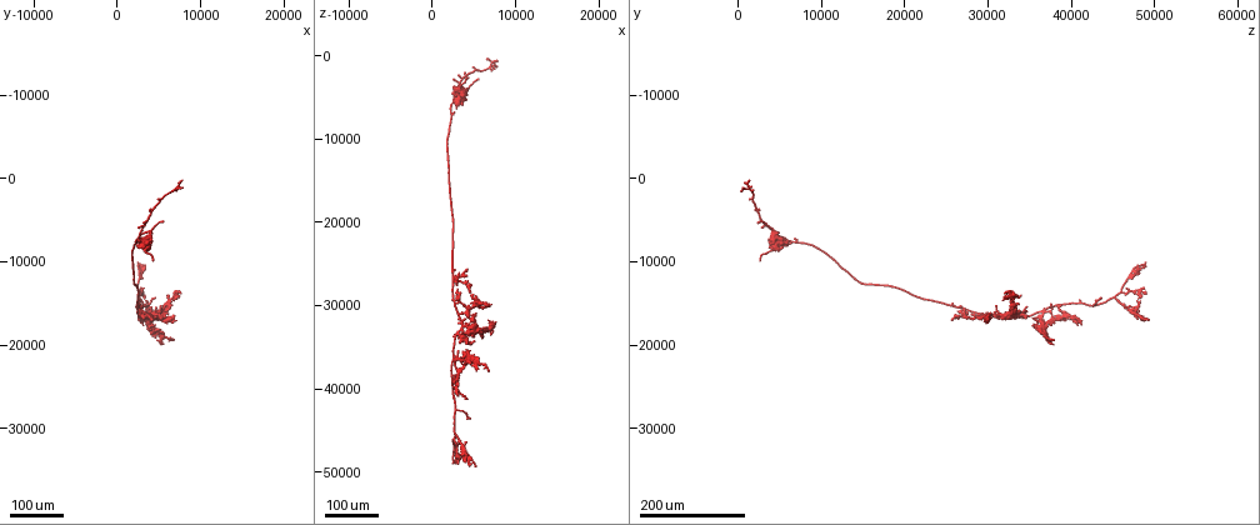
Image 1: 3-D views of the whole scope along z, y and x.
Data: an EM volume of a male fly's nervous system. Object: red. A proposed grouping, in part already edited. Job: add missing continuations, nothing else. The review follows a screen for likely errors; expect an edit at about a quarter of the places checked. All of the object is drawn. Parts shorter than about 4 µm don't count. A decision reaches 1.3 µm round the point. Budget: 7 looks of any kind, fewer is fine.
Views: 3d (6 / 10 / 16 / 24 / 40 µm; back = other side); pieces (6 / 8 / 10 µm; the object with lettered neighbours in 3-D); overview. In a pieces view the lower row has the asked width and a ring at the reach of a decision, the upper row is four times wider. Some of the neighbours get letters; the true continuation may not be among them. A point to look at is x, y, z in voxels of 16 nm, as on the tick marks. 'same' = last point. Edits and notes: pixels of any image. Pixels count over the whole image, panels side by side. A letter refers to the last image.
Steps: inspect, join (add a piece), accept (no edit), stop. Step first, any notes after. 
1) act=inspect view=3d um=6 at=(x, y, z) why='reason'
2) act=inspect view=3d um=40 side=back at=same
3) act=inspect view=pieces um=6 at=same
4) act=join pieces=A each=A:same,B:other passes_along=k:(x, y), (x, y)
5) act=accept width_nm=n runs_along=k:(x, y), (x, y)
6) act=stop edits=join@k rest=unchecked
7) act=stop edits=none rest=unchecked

act=inspect view=3d um=24 at=(5500, 16000, 34500) why='end of a long branch'

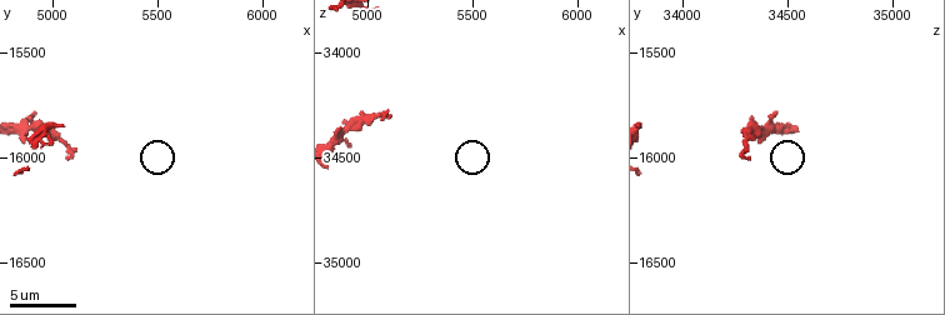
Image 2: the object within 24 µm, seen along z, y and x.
act=inspect view=pieces um=10 at=(5100, 15990, 34280)

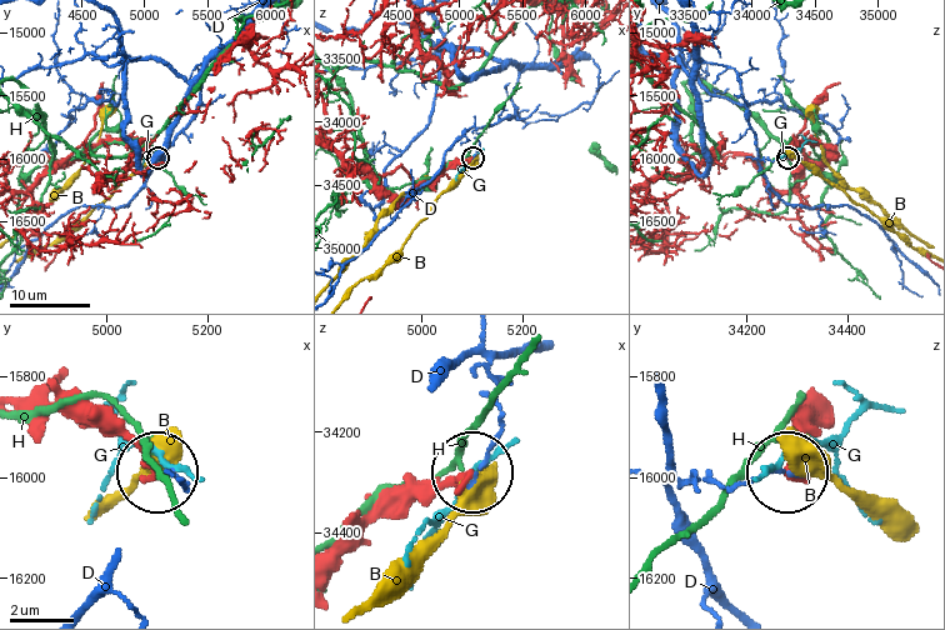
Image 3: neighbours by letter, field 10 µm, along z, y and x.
act=accept each=B:other,D:other,G:other,H:other runs_along=3:(336, 555), (376, 520), (470, 478) found='no lettered piece goes on from it'

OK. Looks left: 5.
act=inspect view=3d um=40 at=(4000, 6500, 4500) why='branch stops here'

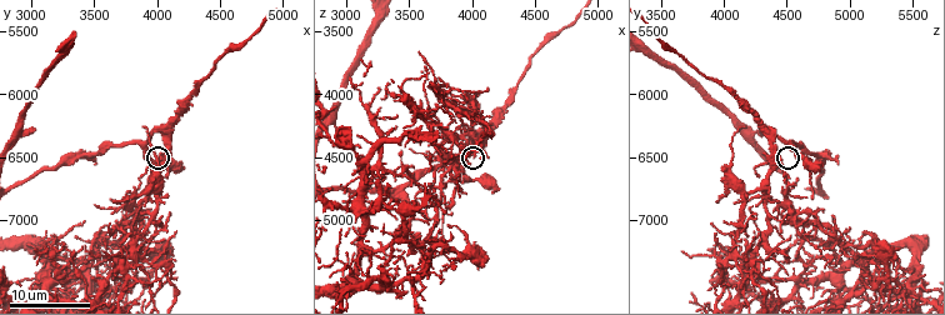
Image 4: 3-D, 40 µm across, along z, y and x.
act=inspect view=pieces um=10 at=(3880, 6640, 4260) why='see the neighbours'

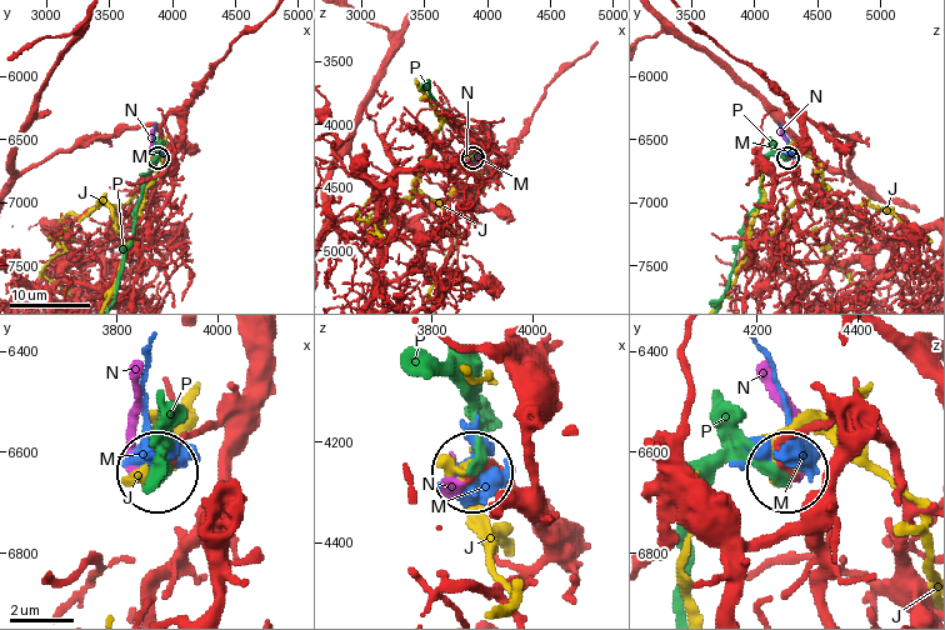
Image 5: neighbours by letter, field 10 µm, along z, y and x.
act=accept each=J:other,M:other,N:other,P:other found='none of them fits'

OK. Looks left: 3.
act=inspect view=3d um=24 at=(3920, 7260, 4780)

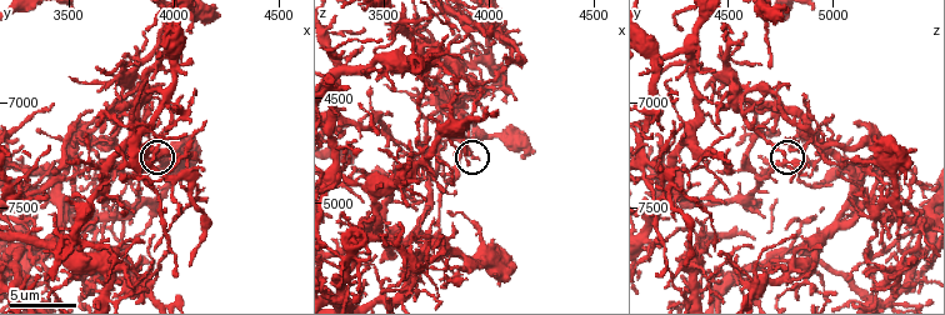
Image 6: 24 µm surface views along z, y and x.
act=inspect view=pieces um=8 at=(3910, 7250, 4770)

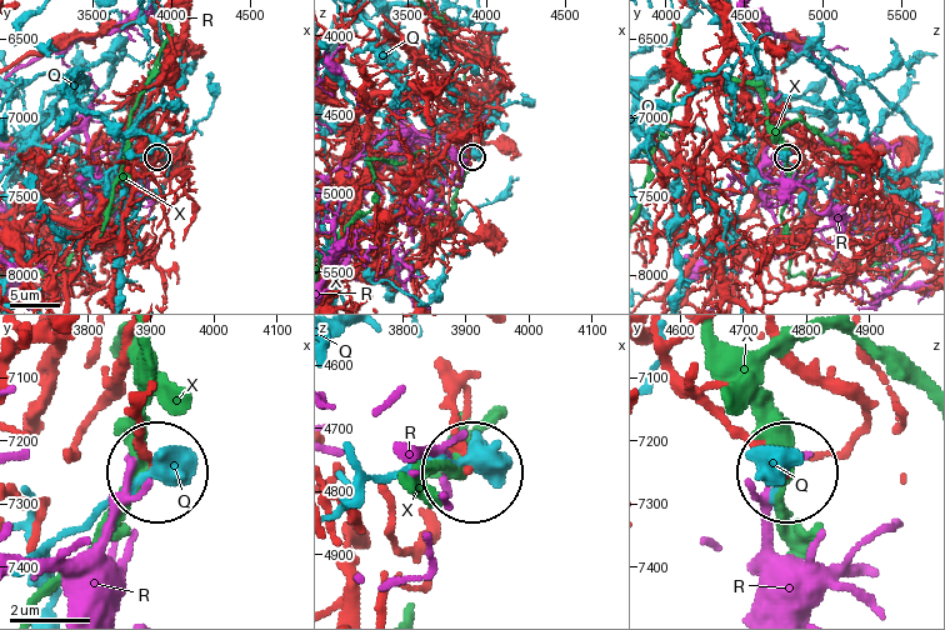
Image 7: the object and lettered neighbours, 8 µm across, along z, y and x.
act=accept each=Q:other,R:other,X:other runs_along=7:(131, 405), (131, 435), (151, 473) found='no lettered piece goes on from it'

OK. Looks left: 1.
act=inspect view=pieces um=6 at=(4070, 7760, 4300) why='branch stops here'

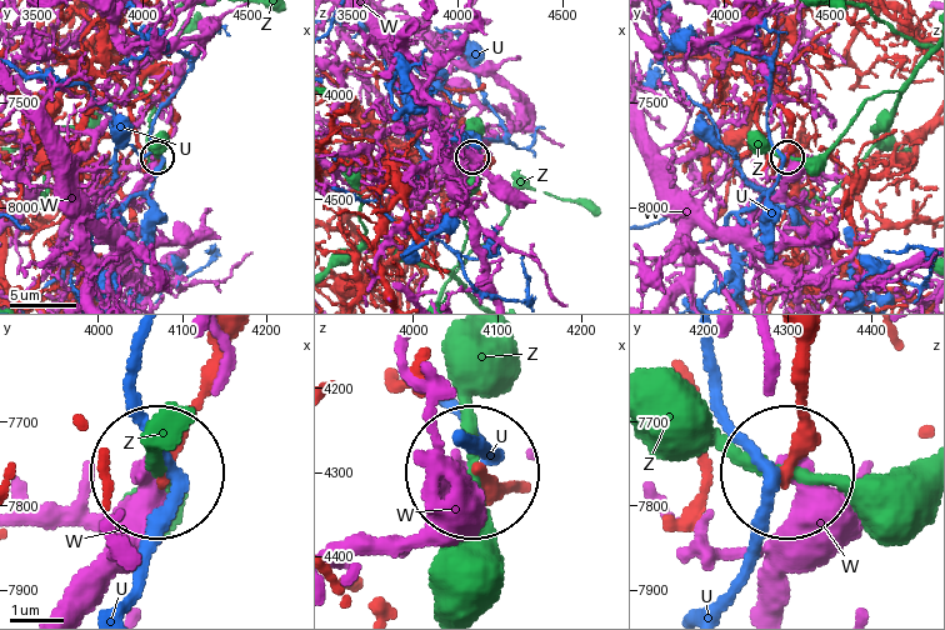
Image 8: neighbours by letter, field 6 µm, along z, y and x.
act=accept width_nm=220 each=U:other,W:other,Z:other runs_along=8:(204, 344), (204, 398), (168, 474) found='none of them fits'

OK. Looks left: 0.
act=stop edits=none rest=unchecked

